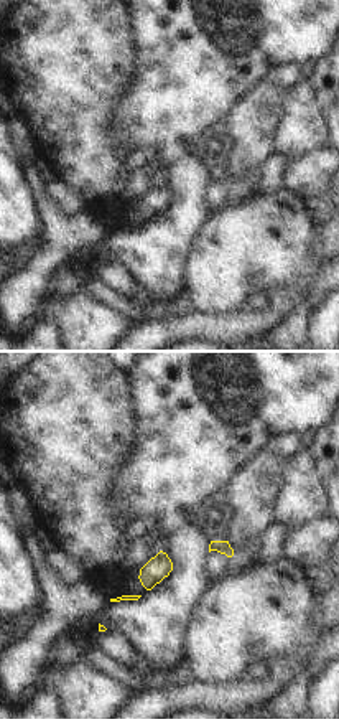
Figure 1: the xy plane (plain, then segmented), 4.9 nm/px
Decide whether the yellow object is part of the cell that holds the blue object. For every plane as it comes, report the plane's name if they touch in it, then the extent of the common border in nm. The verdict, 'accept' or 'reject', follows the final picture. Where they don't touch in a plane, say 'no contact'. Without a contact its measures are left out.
no contact

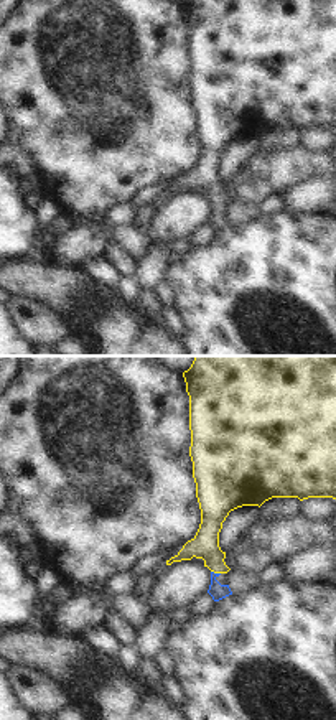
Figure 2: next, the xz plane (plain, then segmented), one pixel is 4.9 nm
xz | 50 nm

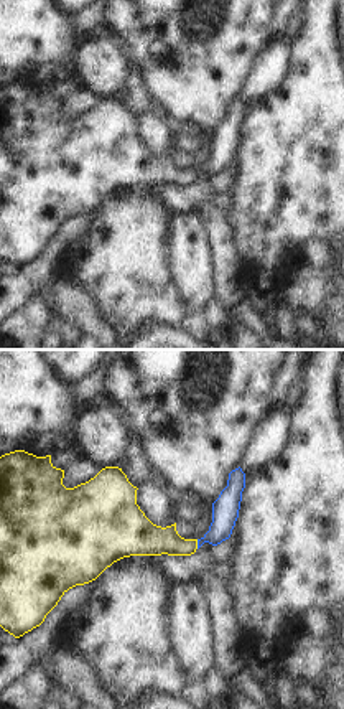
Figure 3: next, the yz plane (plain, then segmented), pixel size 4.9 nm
yz | 50 nm

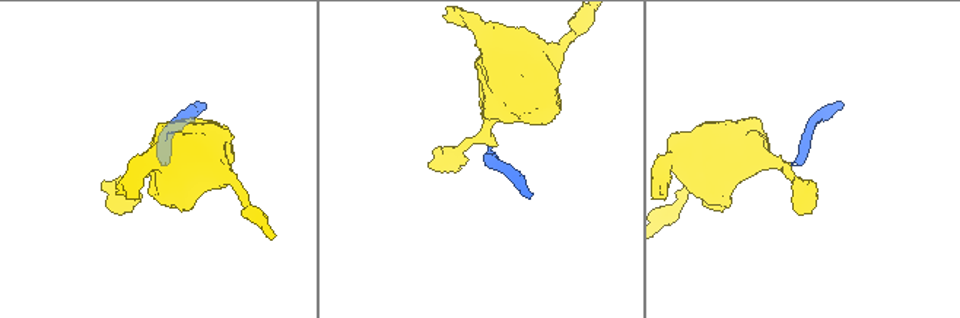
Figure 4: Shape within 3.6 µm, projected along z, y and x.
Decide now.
accept

